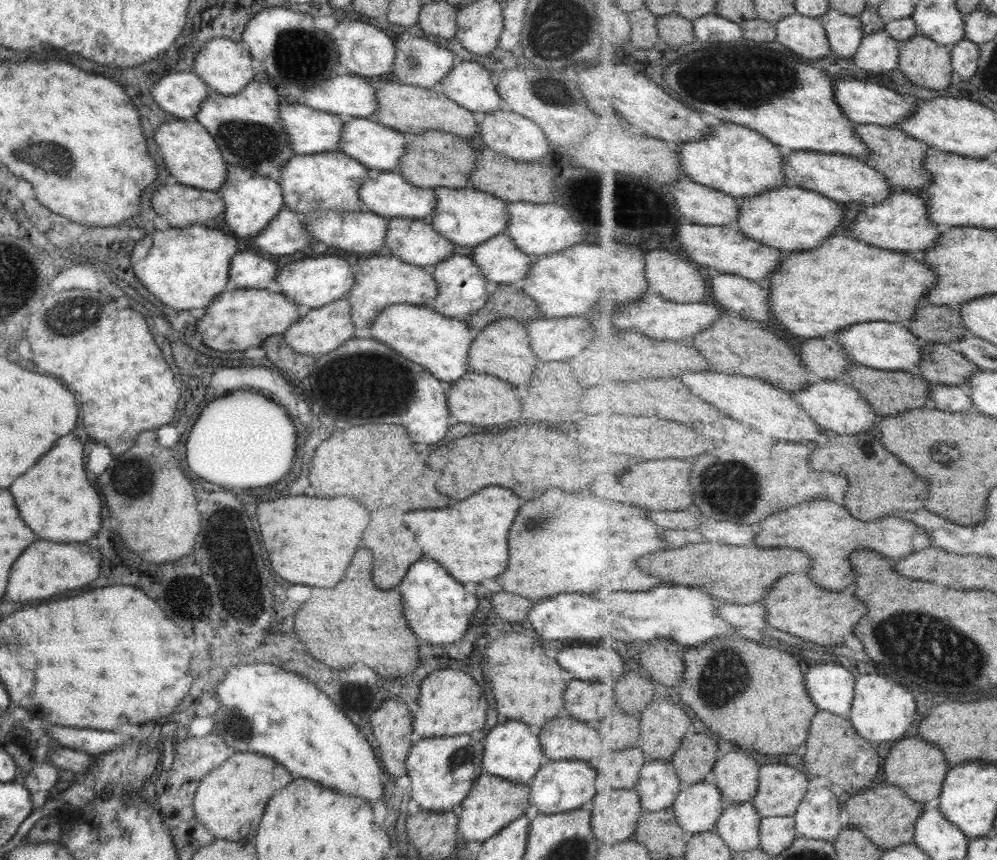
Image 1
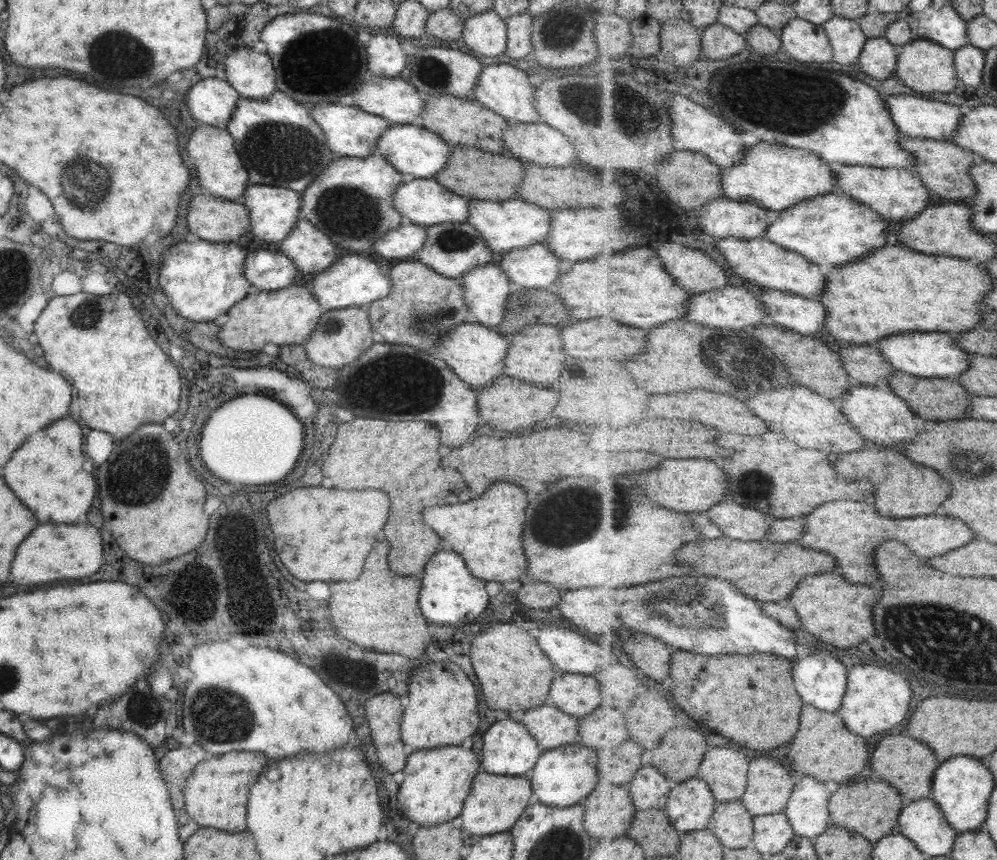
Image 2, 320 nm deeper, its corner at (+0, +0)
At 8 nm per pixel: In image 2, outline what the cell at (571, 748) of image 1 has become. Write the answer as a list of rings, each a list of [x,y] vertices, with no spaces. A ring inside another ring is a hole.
[[[550,703],[524,710],[520,723],[541,751],[569,744],[577,736],[577,720],[559,712]]]

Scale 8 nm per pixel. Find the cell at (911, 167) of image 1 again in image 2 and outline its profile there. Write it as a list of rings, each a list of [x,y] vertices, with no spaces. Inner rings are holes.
[[[900,134],[901,146],[911,152],[916,160],[914,172],[922,178],[927,189],[950,202],[975,198],[976,185],[972,179],[971,170],[981,159],[953,141],[939,141],[934,139],[923,139]]]

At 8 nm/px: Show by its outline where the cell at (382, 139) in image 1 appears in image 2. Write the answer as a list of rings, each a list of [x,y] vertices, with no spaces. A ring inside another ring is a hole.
[[[391,124],[385,133],[381,133],[375,145],[375,152],[383,156],[397,172],[411,174],[415,179],[431,179],[441,172],[449,159],[450,150],[449,145],[433,132],[410,124]]]

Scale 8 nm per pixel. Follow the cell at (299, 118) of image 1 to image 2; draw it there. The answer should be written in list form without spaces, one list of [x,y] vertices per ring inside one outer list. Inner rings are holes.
[[[331,104],[325,108],[315,108],[315,110],[311,110],[311,118],[323,131],[328,149],[339,157],[363,159],[373,155],[377,139],[391,126],[387,120],[371,116],[368,112],[361,111],[359,107],[351,105]]]

